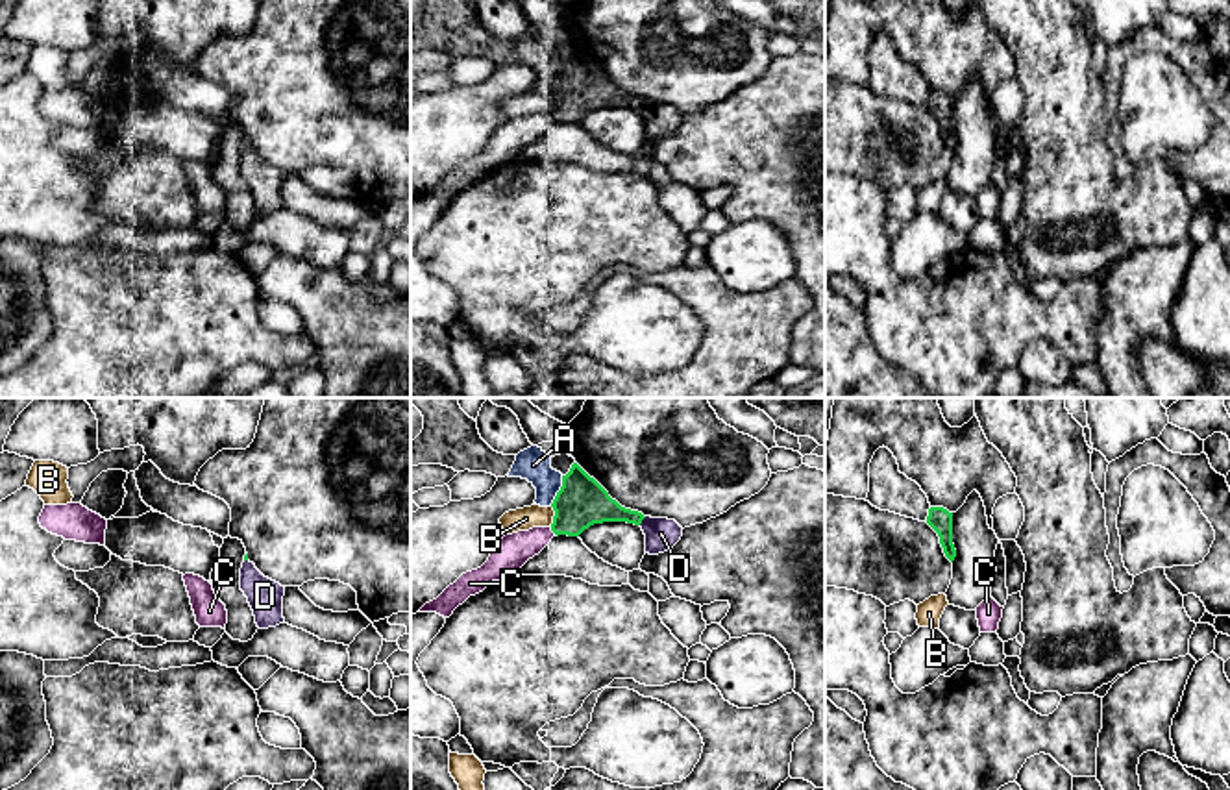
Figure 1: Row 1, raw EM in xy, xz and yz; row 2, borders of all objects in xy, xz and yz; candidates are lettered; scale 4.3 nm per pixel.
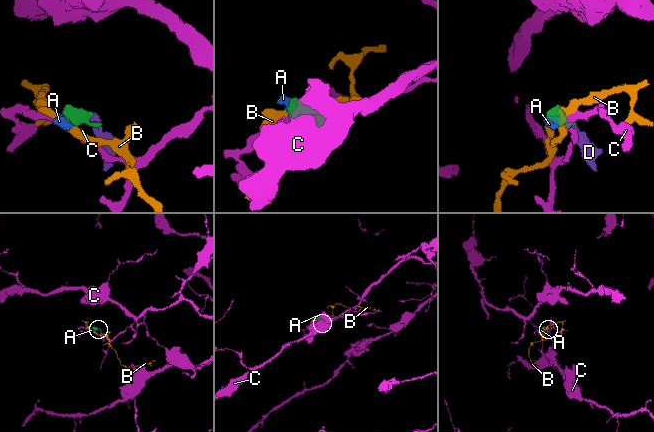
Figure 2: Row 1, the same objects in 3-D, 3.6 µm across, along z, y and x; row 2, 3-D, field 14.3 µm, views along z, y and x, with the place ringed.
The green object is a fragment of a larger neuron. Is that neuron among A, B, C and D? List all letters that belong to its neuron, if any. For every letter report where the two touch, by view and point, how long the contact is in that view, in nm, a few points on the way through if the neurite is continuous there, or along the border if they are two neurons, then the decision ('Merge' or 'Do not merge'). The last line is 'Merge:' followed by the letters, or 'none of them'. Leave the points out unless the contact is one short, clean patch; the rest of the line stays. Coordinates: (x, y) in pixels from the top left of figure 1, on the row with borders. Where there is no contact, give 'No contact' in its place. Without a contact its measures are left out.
A: Touches green at xz (559, 491). Shared border 150 nm. Do not merge
B: Touches green at xz (553, 517). Shared border 100 nm. Do not merge
C: Touches green at xz (553, 531). Shared border 40 nm. Do not merge
D: Touches green at xz (642, 518). Shared border 50 nm. Path across: xz (587, 504), (642, 518), (661, 533). Merge
Merge: D

